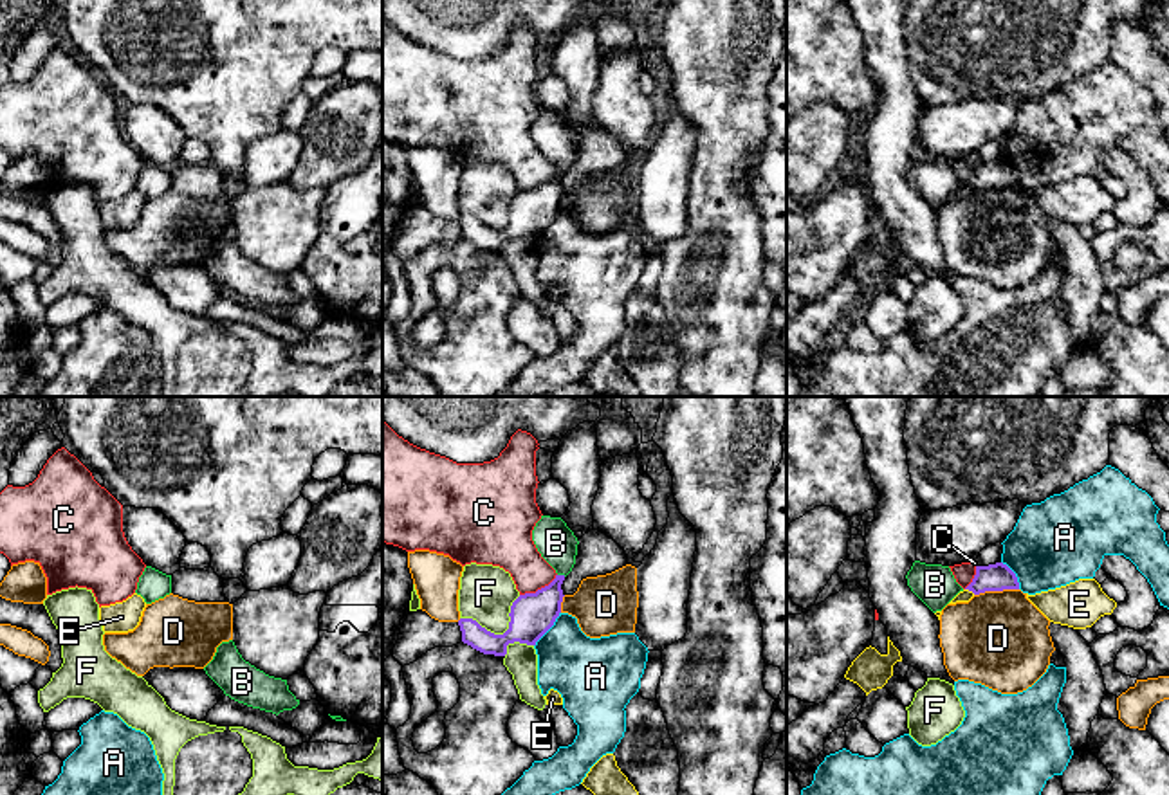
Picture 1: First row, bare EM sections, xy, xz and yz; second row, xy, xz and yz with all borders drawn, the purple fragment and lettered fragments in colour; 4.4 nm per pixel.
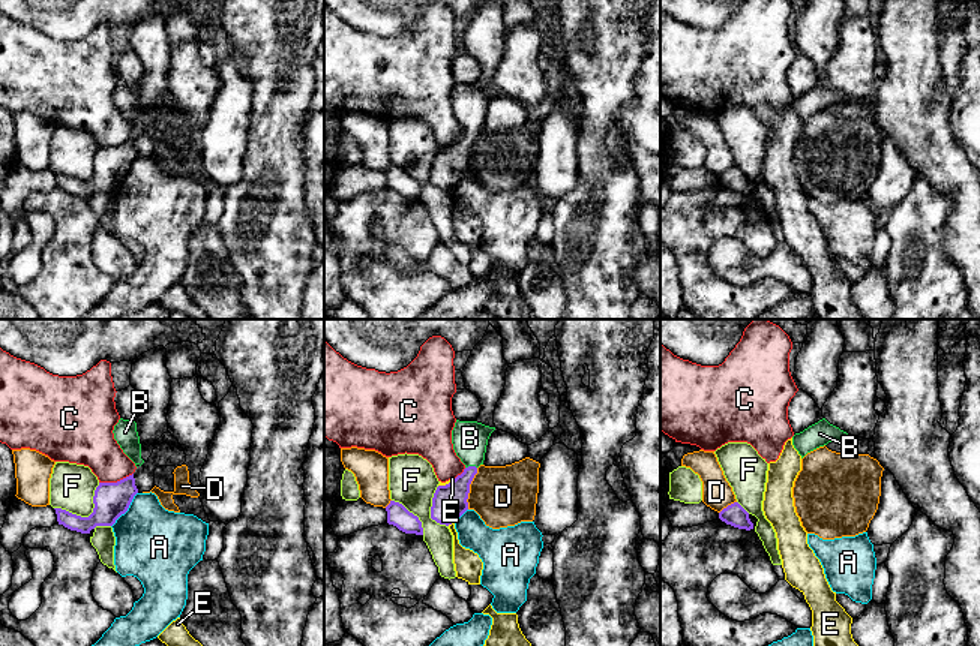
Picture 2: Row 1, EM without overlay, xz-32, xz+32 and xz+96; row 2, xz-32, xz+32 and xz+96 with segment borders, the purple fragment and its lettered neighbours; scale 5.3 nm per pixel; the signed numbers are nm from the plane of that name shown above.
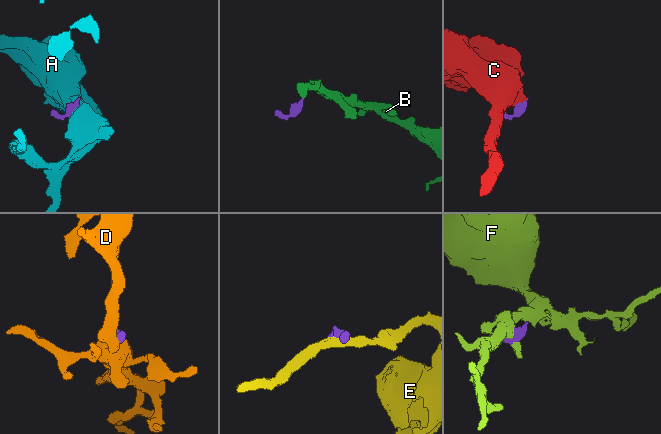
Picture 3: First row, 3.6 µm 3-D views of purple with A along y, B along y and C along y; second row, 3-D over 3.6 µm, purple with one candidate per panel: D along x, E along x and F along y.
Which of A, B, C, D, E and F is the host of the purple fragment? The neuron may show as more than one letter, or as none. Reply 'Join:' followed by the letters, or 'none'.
Join: B

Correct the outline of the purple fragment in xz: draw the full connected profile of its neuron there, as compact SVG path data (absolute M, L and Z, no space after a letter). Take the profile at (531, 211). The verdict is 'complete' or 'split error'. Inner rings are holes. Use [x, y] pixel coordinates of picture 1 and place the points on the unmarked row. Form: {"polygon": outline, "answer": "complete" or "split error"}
{"polygon": "M541 112L536 119L532 137L557 171L548 182L512 198L509 225L503 231L487 227L473 215L458 216L462 238L483 251L505 252L507 242L514 238L536 242L561 209L561 180L575 160L579 137L561 114L550 112Z", "answer": "split error"}

